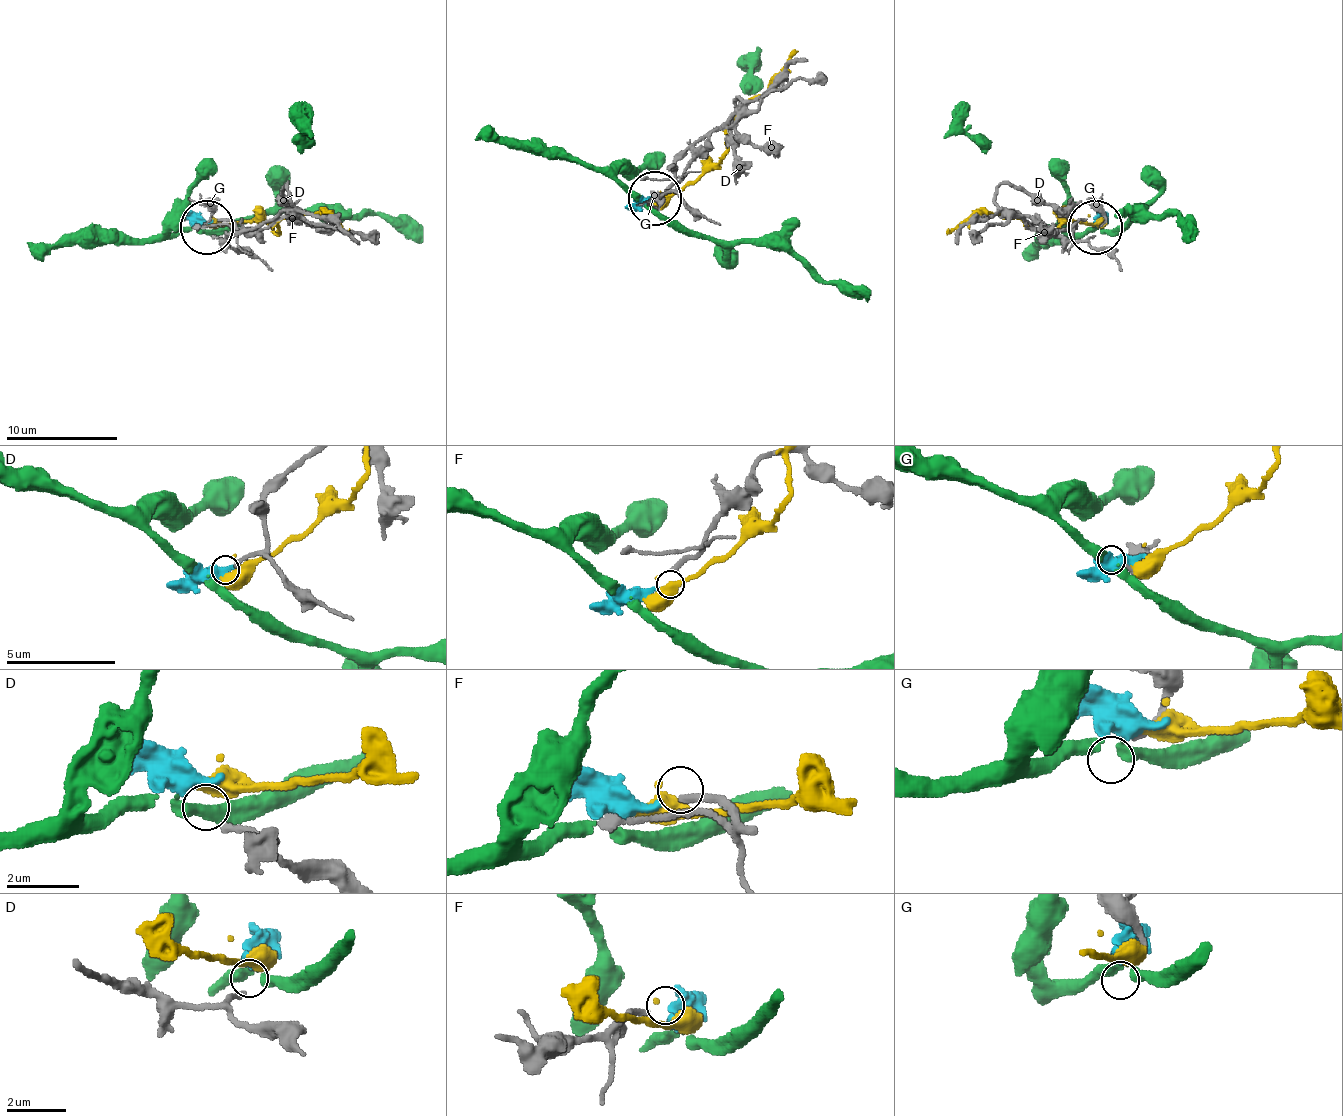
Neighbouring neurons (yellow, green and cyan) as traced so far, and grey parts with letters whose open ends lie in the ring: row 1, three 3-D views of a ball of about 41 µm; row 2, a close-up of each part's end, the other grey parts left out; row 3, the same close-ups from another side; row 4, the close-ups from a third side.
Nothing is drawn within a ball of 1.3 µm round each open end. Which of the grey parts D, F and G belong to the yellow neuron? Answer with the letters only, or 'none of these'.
none of these

